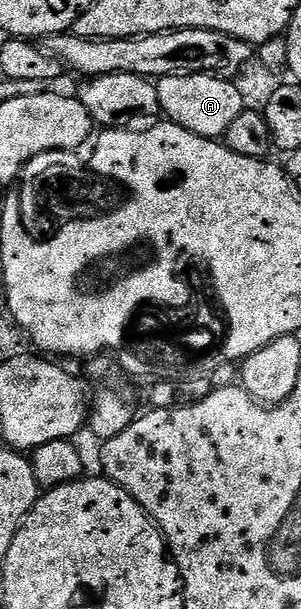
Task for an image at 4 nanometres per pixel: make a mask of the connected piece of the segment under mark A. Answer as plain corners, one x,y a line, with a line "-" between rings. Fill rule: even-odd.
203,72
162,76
155,81
161,113
171,123
182,126
207,140
220,140
230,130
230,125
238,114
246,111
242,95
231,79
209,76

